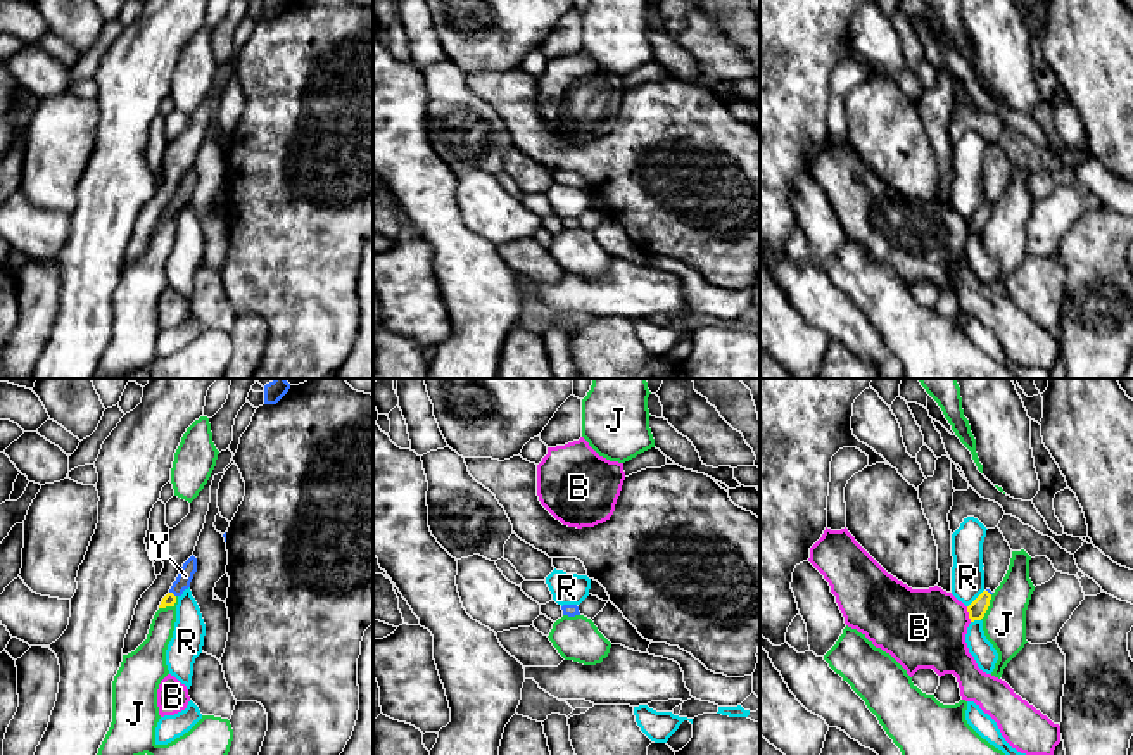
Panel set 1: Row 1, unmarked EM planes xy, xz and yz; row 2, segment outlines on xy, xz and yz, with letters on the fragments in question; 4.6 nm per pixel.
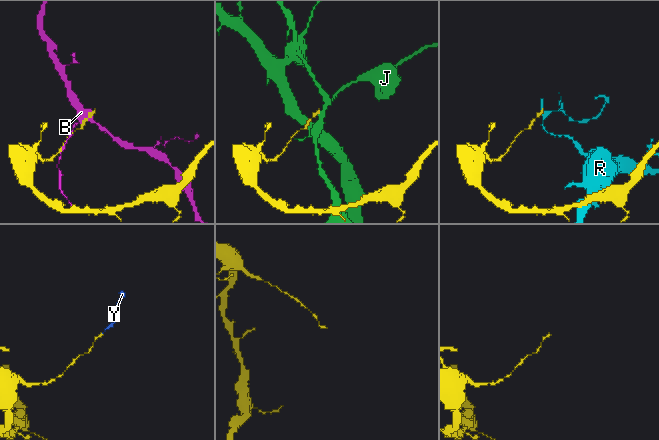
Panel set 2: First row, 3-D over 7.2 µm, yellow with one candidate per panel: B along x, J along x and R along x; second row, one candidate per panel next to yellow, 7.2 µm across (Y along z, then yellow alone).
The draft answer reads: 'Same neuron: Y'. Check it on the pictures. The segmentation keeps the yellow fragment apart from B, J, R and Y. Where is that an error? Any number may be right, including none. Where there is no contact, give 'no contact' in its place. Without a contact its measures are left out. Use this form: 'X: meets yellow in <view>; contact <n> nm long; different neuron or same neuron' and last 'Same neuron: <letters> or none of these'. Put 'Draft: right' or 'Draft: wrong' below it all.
B: meets yellow in yz; contact 80 nm long; different neuron
J: meets yellow in yz; contact 130 nm long; different neuron
R: meets yellow in yz; contact 120 nm long; different neuron
Y: meets yellow in xy; contact 40 nm long; same neuron
Same neuron: Y
Draft: right

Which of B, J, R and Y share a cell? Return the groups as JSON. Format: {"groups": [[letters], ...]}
{"groups": [["B"], ["J"], ["R"], ["Y"]]}

